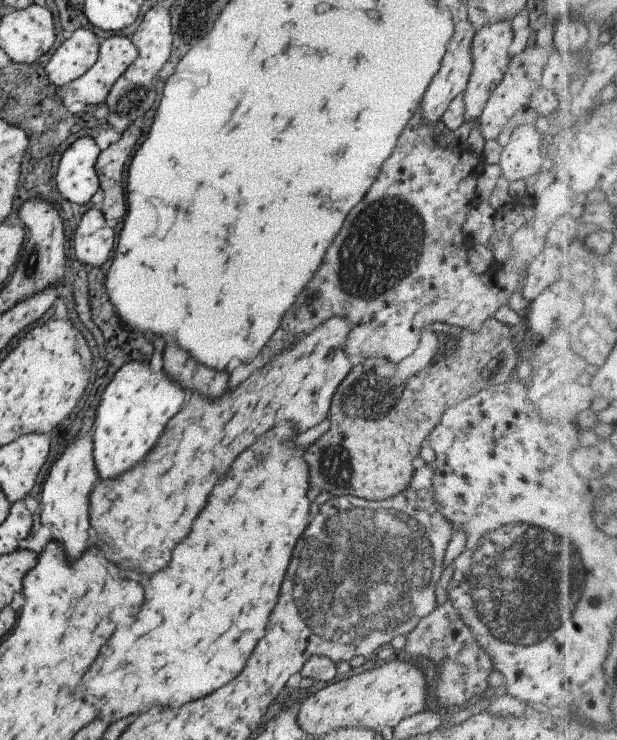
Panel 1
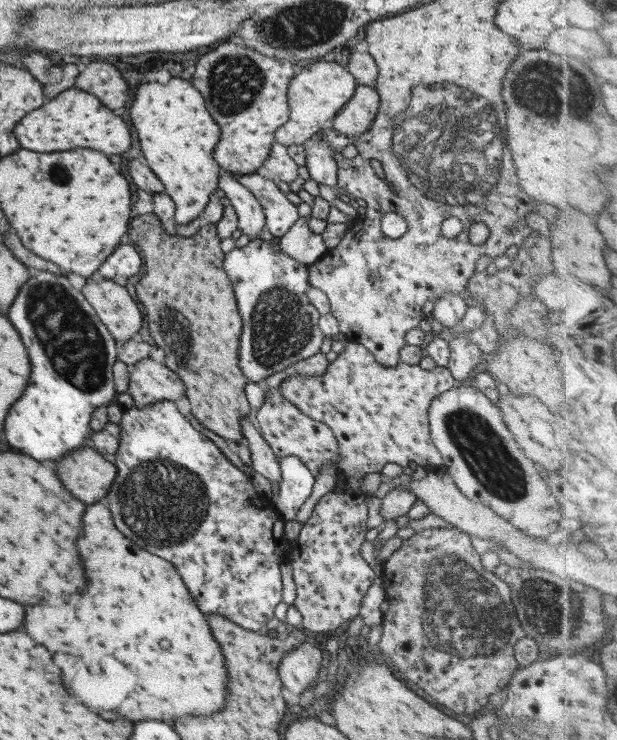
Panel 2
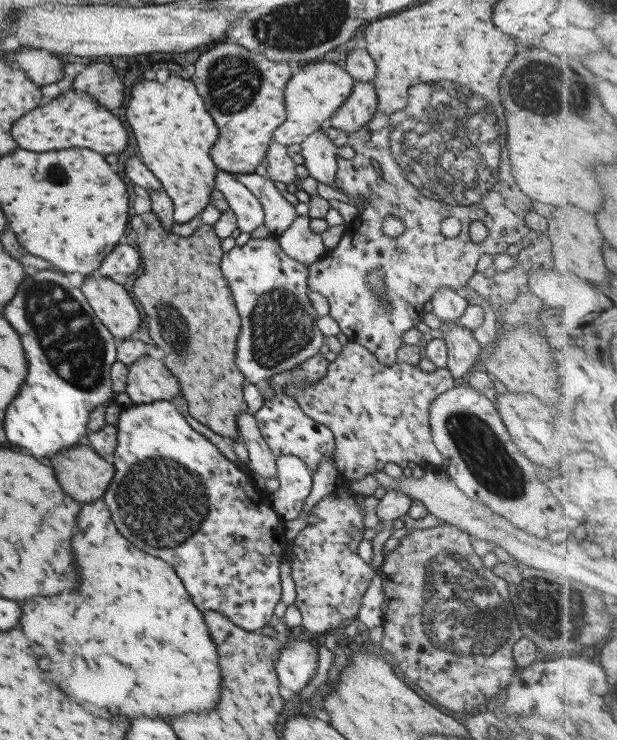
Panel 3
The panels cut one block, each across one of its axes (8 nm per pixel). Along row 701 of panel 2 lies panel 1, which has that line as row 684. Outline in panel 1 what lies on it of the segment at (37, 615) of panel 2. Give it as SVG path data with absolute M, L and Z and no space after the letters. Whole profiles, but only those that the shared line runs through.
M284 420L238 456L224 480L214 486L206 508L194 520L190 536L174 548L170 566L146 582L138 620L128 628L118 626L100 648L98 658L82 678L84 684L79 687L84 688L81 697L96 698L94 706L104 722L112 724L120 718L132 718L152 706L180 708L222 688L242 672L258 640L264 636L292 548L310 520L310 502L306 498L308 468L296 452L296 438L294 422Z

